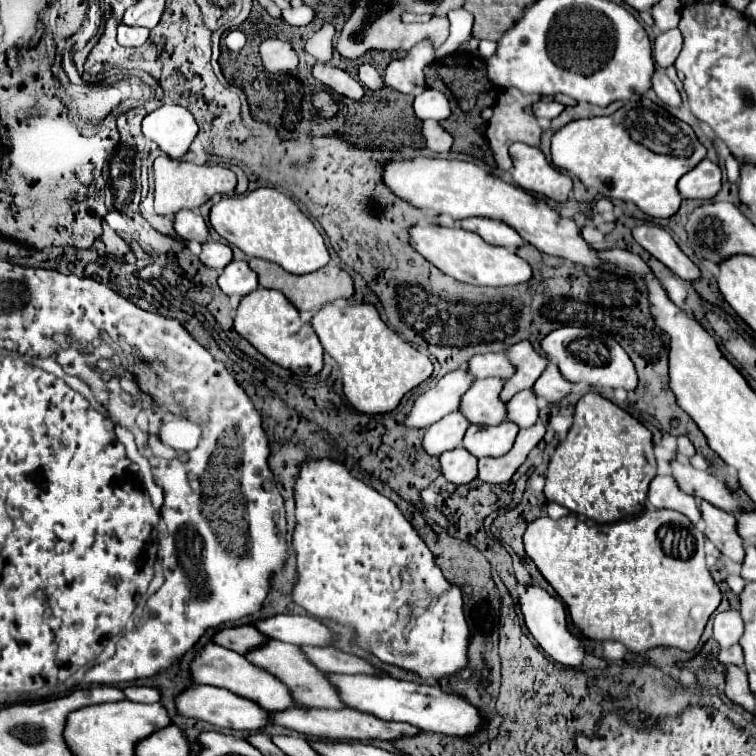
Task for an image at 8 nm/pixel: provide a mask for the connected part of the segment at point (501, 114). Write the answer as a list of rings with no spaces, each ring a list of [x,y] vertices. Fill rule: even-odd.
[[[506,89],[506,91],[500,93],[500,99],[494,105],[494,113],[492,113],[492,119],[490,119],[488,129],[486,129],[486,139],[490,141],[490,147],[494,151],[494,161],[496,161],[498,169],[502,169],[502,171],[512,169],[512,159],[508,155],[508,147],[512,143],[520,141],[520,143],[526,143],[526,145],[540,145],[540,127],[536,123],[536,117],[524,111],[526,107],[530,107],[538,99],[540,99],[538,95],[524,95],[516,89]]]

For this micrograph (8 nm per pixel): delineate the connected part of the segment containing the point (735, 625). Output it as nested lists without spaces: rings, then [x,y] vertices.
[[[724,611],[714,617],[714,639],[720,647],[732,647],[742,637],[742,617],[738,611]]]

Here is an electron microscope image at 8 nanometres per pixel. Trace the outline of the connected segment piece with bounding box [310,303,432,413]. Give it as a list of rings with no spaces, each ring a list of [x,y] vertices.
[[[332,303],[324,305],[314,317],[312,317],[312,327],[324,347],[324,351],[340,365],[340,375],[344,383],[344,395],[348,403],[360,411],[360,413],[388,413],[396,409],[400,399],[418,387],[422,381],[426,381],[432,375],[432,361],[428,355],[416,351],[412,345],[408,345],[404,339],[400,339],[378,315],[374,305],[346,305],[346,307],[336,307]]]

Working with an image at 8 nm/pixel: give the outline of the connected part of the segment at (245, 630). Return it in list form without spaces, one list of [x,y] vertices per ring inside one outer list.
[[[240,625],[240,627],[228,627],[214,635],[214,643],[232,649],[240,655],[248,655],[250,651],[262,647],[268,641],[266,635],[258,633],[254,625]]]

